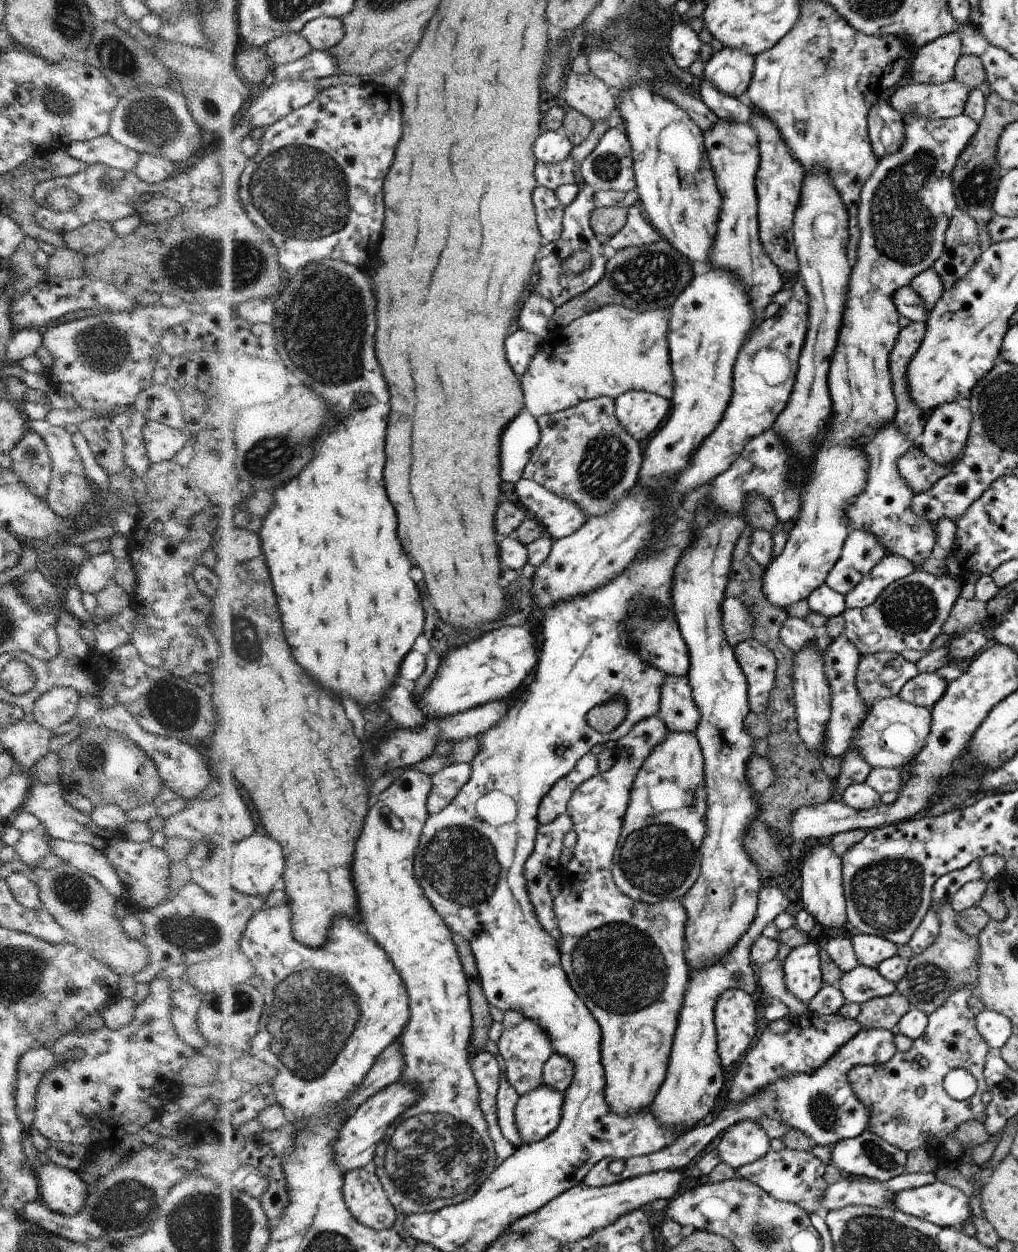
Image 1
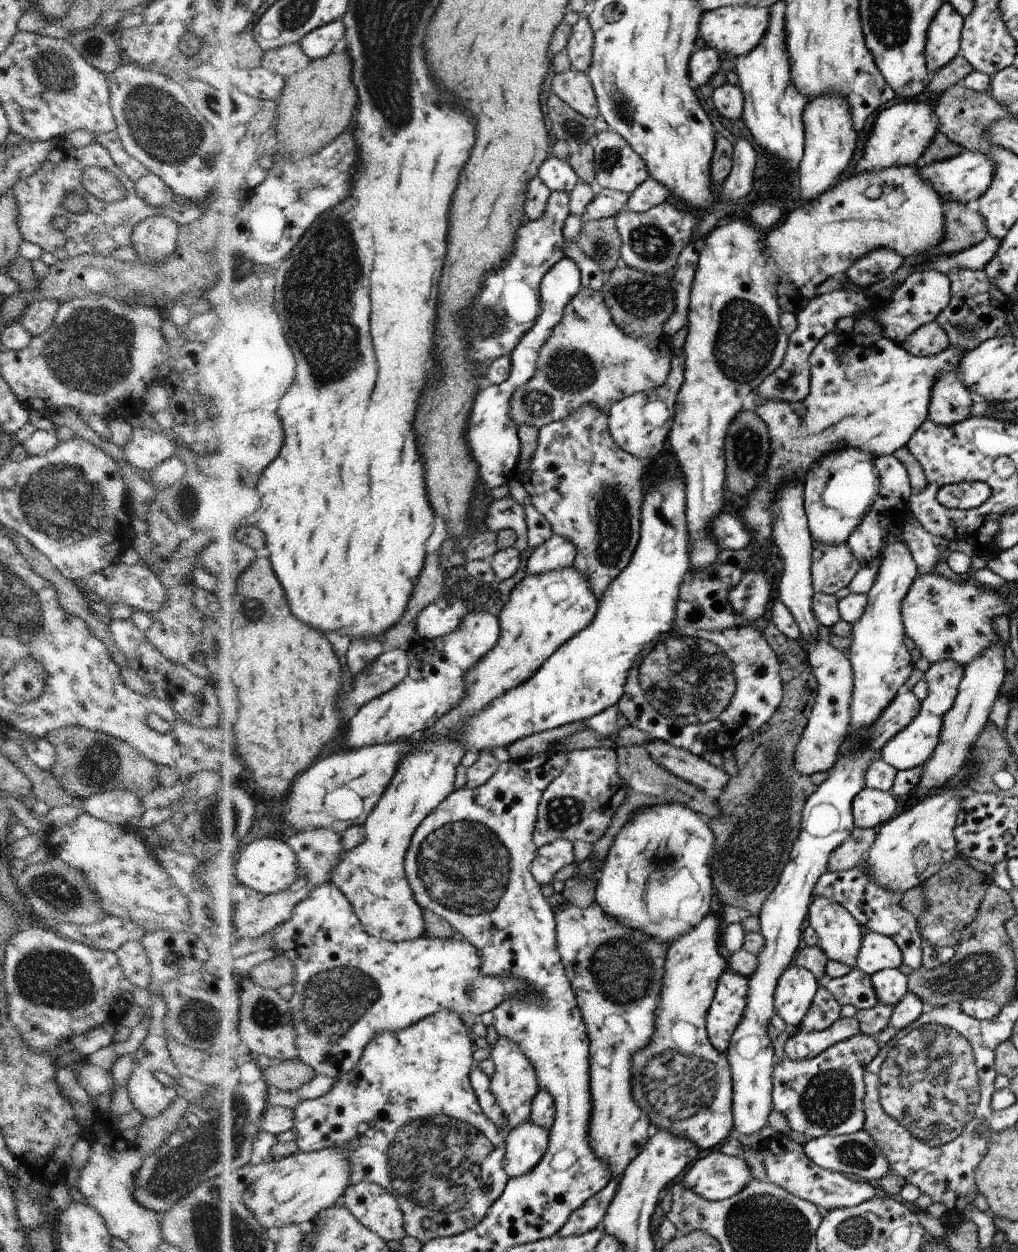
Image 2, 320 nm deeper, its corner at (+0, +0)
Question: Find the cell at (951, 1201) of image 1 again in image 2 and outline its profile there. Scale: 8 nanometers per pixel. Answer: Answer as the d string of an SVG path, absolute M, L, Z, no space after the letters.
M777 1133L765 1143L760 1143L760 1151L764 1157L763 1164L766 1166L766 1180L785 1188L798 1198L813 1202L823 1212L853 1207L876 1196L876 1190L867 1181L851 1181L842 1173L818 1166L818 1163L805 1153L804 1146L796 1143L787 1134Z

